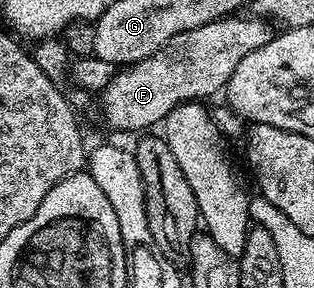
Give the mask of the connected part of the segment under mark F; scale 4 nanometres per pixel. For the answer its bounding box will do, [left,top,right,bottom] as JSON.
[98,16,277,132]

